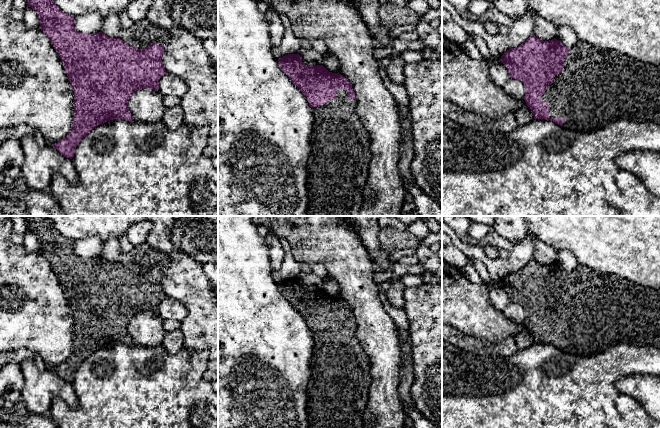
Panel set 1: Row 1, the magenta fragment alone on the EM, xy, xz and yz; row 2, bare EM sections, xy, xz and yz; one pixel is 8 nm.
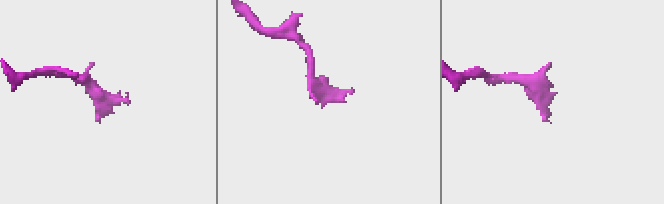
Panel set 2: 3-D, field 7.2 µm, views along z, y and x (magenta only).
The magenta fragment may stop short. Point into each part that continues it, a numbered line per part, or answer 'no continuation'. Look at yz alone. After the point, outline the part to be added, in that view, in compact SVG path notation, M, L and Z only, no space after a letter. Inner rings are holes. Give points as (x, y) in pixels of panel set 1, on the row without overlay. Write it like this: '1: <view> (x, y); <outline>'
1: yz (596, 311); M579 265L569 271L563 295L556 299L553 307L545 311L539 326L549 327L549 341L562 342L565 353L576 356L592 356L617 343L660 348L660 289L640 286L615 275L604 275L587 266Z

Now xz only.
1: xz (338, 390); M338 312L335 323L329 323L319 331L311 331L314 345L310 360L311 379L307 388L308 428L362 428L371 374L369 358L356 337L356 328L357 323L349 323L346 313Z

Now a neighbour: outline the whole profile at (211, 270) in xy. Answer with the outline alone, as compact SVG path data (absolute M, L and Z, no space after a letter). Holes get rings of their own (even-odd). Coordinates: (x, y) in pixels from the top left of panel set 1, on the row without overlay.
M206 263L203 270L211 284L211 288L218 298L218 265L214 263Z

